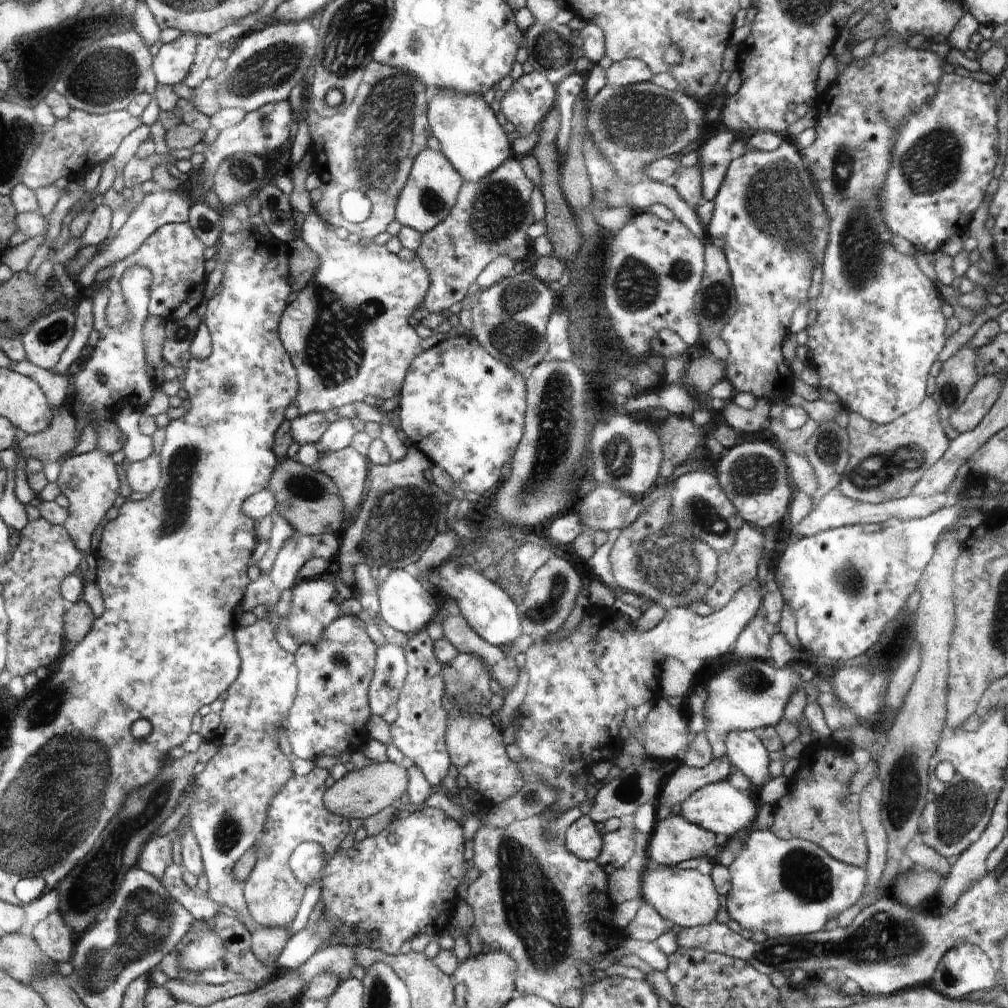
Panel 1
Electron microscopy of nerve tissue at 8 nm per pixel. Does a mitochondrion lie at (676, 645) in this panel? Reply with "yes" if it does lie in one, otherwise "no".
no

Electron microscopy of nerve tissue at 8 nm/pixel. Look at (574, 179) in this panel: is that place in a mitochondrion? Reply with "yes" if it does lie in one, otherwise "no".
no

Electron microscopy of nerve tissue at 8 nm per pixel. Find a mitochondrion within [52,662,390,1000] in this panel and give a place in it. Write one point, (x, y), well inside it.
(148, 915)

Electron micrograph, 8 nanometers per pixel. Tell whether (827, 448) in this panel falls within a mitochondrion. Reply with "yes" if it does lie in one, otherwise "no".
yes

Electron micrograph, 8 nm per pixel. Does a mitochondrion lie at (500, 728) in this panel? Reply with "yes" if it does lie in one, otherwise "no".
no

